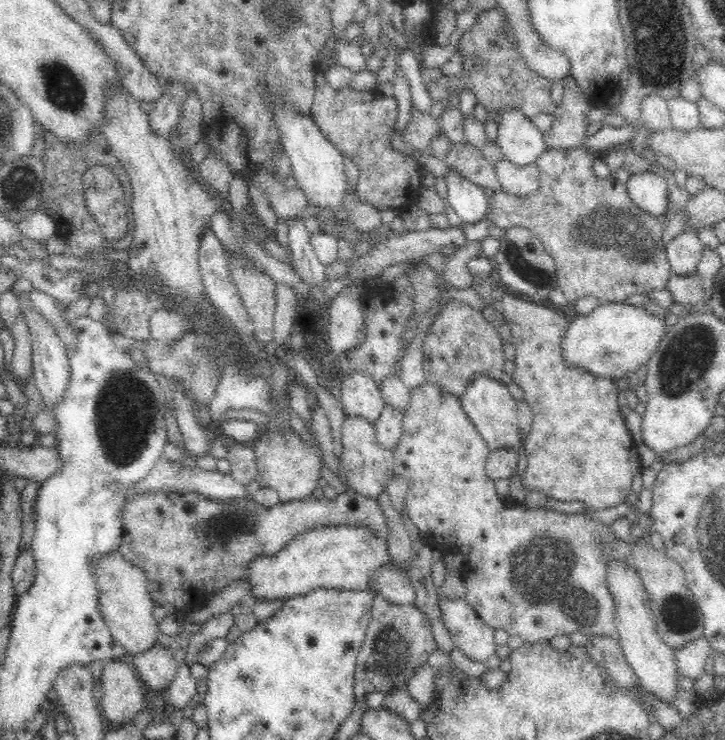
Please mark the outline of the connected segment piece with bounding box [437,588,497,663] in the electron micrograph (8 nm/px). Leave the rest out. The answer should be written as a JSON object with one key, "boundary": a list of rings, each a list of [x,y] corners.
{"boundary":[[[437,589],[441,618],[451,635],[454,648],[458,648],[472,662],[486,663],[495,653],[494,629],[488,626],[466,599],[446,599]]]}

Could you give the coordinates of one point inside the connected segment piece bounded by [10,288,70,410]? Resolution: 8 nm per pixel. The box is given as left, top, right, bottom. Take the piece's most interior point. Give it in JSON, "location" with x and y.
{"location":[51,369]}

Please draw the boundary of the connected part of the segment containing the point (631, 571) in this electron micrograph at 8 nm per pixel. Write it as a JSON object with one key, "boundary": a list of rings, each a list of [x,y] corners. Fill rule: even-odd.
{"boundary":[[[610,562],[607,567],[607,585],[615,602],[615,636],[621,646],[624,658],[640,686],[660,701],[670,703],[679,691],[675,663],[675,649],[664,644],[655,629],[655,619],[649,605],[649,598],[642,587],[640,575],[631,562]]]}

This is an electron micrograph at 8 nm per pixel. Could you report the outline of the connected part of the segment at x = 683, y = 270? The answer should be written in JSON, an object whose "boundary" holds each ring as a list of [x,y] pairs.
{"boundary":[[[692,229],[684,230],[678,236],[670,239],[666,244],[666,258],[670,263],[671,272],[680,276],[698,273],[696,266],[700,263],[703,248],[696,231],[692,231]]]}

